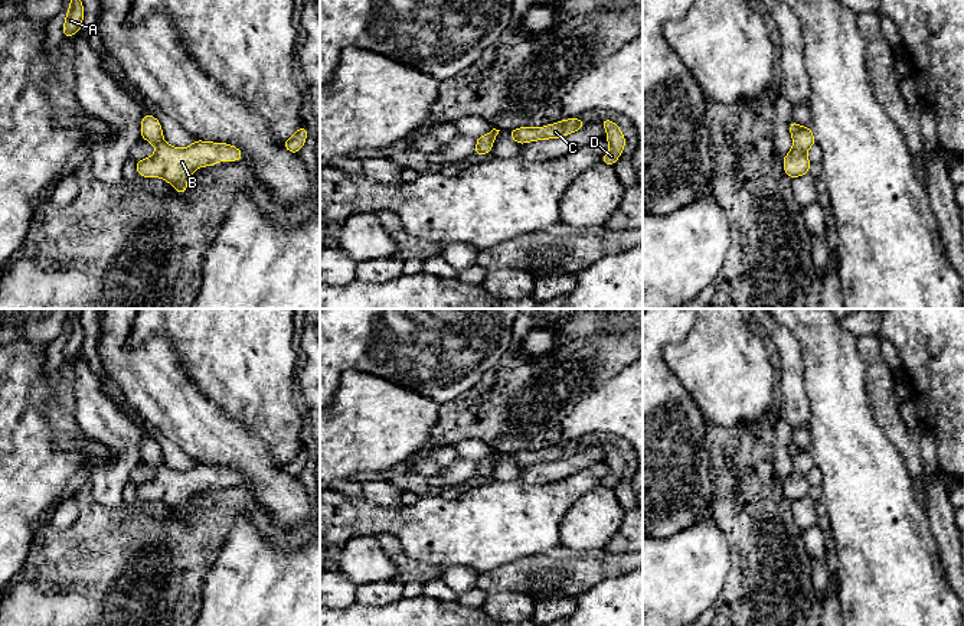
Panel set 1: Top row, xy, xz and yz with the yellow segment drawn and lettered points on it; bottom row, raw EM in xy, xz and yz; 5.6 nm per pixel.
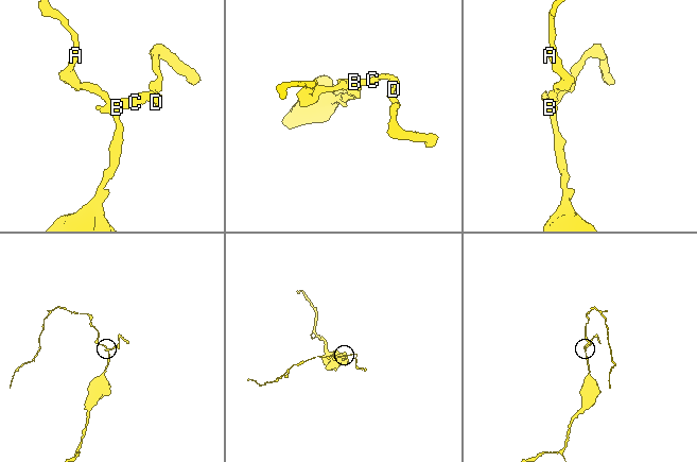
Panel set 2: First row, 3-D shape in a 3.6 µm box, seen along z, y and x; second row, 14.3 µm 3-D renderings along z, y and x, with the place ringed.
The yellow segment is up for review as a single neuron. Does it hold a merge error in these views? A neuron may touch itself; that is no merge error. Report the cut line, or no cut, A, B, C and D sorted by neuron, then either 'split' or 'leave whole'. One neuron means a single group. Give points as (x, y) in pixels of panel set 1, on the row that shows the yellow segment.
no cut | A B C D | leave whole

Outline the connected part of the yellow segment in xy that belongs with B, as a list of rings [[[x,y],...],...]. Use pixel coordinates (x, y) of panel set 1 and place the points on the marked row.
[[[148,114],[141,120],[141,138],[154,144],[156,153],[135,162],[137,173],[143,177],[163,177],[182,195],[186,195],[187,179],[196,169],[215,166],[220,160],[236,162],[244,156],[235,146],[196,138],[186,149],[169,146],[163,138],[160,121]]]

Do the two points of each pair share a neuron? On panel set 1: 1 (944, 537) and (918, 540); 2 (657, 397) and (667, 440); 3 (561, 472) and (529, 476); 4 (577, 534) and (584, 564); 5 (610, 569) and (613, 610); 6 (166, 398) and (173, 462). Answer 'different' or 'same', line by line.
1: different
2: same
3: same
4: different
5: different
6: different

